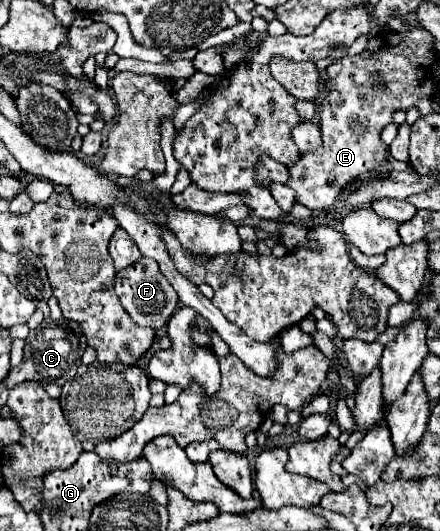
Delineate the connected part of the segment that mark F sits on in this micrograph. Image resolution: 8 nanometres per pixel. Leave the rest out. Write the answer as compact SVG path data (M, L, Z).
M145 256L135 266L117 272L115 292L117 292L123 308L129 312L129 316L139 326L149 326L149 328L155 328L155 330L163 328L169 322L169 318L175 314L177 302L179 302L175 290L171 288L167 278L159 272L157 262L151 260L151 258L145 258Z

